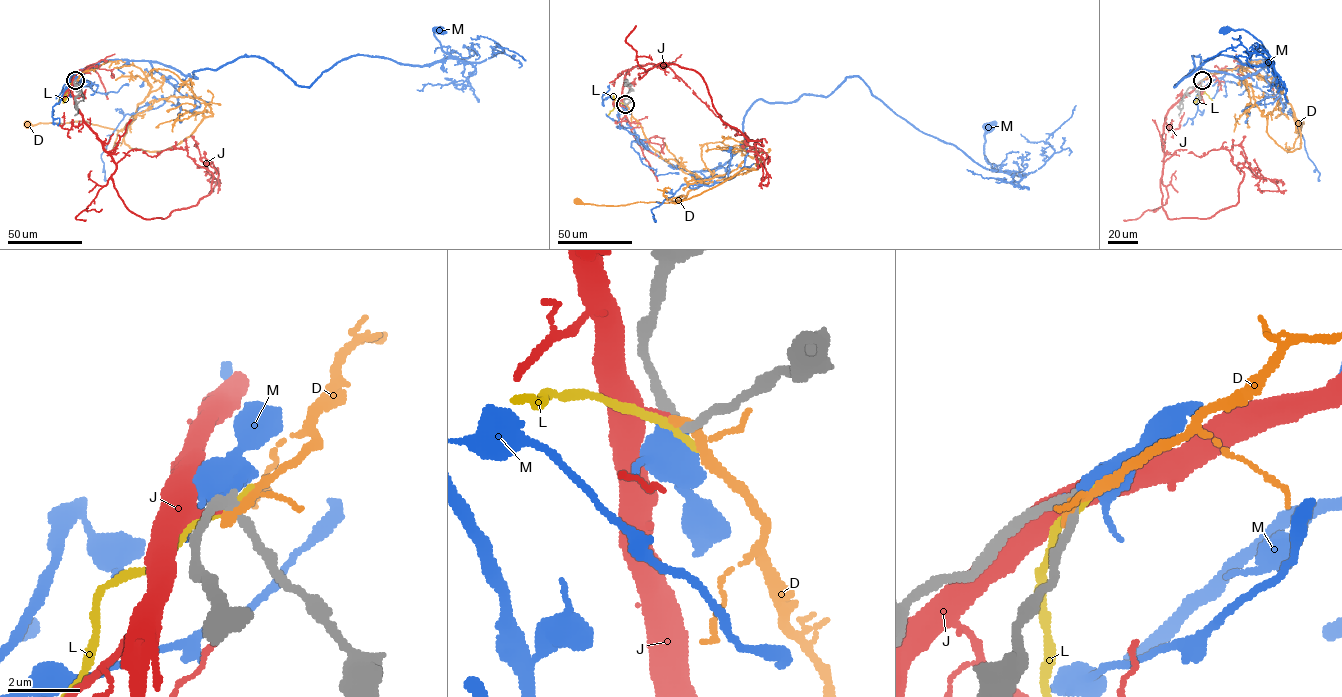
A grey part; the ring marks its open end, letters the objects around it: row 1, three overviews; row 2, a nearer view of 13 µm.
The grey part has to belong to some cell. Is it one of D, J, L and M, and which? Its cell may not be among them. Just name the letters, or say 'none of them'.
M

